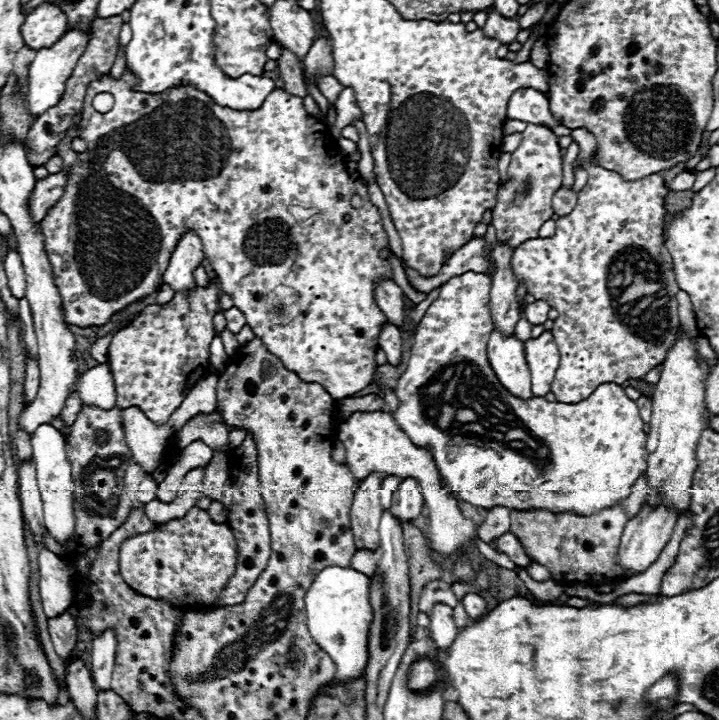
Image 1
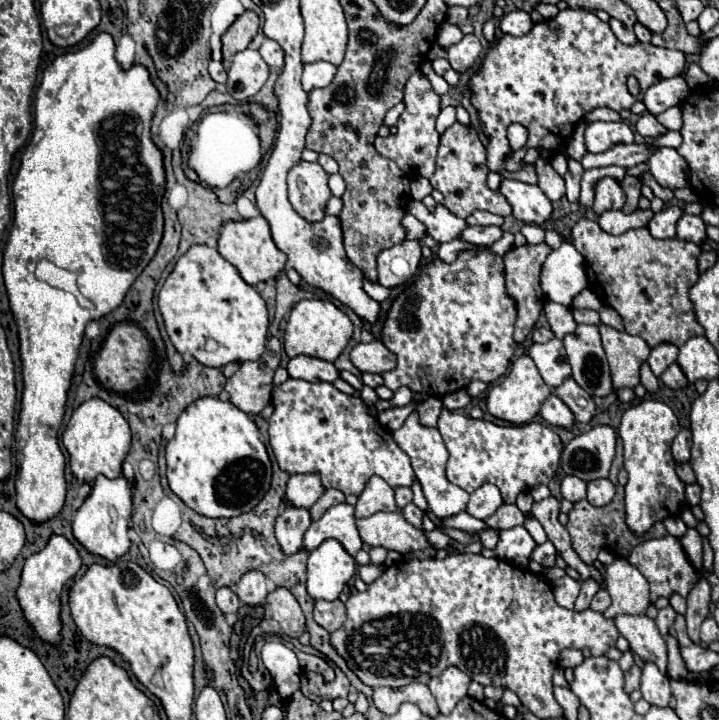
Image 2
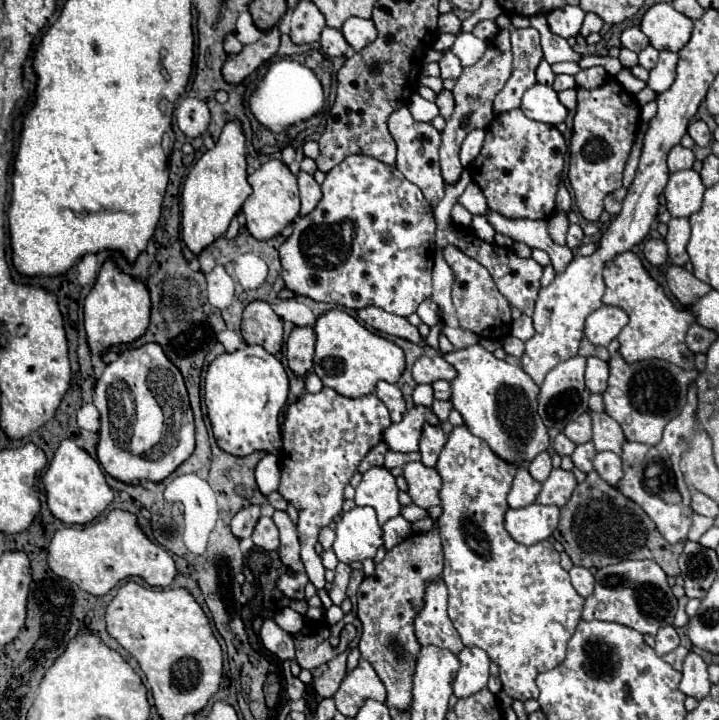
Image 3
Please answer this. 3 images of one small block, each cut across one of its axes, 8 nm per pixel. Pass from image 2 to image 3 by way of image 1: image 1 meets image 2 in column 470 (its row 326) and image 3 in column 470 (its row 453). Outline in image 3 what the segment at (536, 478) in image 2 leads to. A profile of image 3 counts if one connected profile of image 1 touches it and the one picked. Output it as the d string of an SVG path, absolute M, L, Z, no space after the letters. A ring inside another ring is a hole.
M456 426L444 444L436 472L442 478L440 500L442 516L436 520L444 548L444 582L448 586L448 616L458 630L464 646L482 648L500 668L502 690L514 700L530 700L538 696L536 676L562 664L566 642L582 616L584 598L576 594L570 584L568 572L560 566L560 554L544 540L536 546L522 546L504 530L504 512L508 510L506 494L520 464L502 460L490 446L470 434L468 426Z

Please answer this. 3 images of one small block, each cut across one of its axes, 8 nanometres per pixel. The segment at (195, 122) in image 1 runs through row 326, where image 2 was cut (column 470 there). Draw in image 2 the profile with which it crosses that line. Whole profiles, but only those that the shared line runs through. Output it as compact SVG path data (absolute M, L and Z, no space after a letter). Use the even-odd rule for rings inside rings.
M566 8L562 10L556 18L552 20L542 20L538 24L534 24L534 28L526 34L526 36L510 36L504 34L488 52L486 60L482 62L482 70L470 80L470 88L474 92L472 96L472 104L476 106L478 114L480 114L480 122L484 128L484 134L490 138L488 142L488 168L490 170L520 170L524 166L522 158L526 154L526 148L546 148L552 150L554 154L564 150L576 122L586 116L588 112L606 106L612 108L616 112L630 108L636 100L644 98L644 92L656 84L662 78L674 78L674 76L682 76L684 74L684 64L686 58L682 52L678 50L666 50L666 48L658 48L652 44L634 44L634 46L626 46L622 44L614 32L610 30L610 26L602 20L598 20L598 16L590 10L574 10L574 8ZM628 76L636 76L640 82L640 94L632 96L626 88L626 78ZM510 124L522 124L528 130L528 142L526 146L522 146L520 150L512 150L506 138L506 130ZM464 250L452 264L444 264L440 258L432 260L424 270L424 278L426 286L422 286L422 278L418 276L418 280L410 282L394 300L386 316L382 338L386 348L398 356L398 364L382 376L384 384L394 392L400 386L408 386L412 392L426 392L442 398L450 392L464 390L472 380L492 384L504 376L518 344L512 338L516 304L510 296L506 296L502 258L488 250Z

